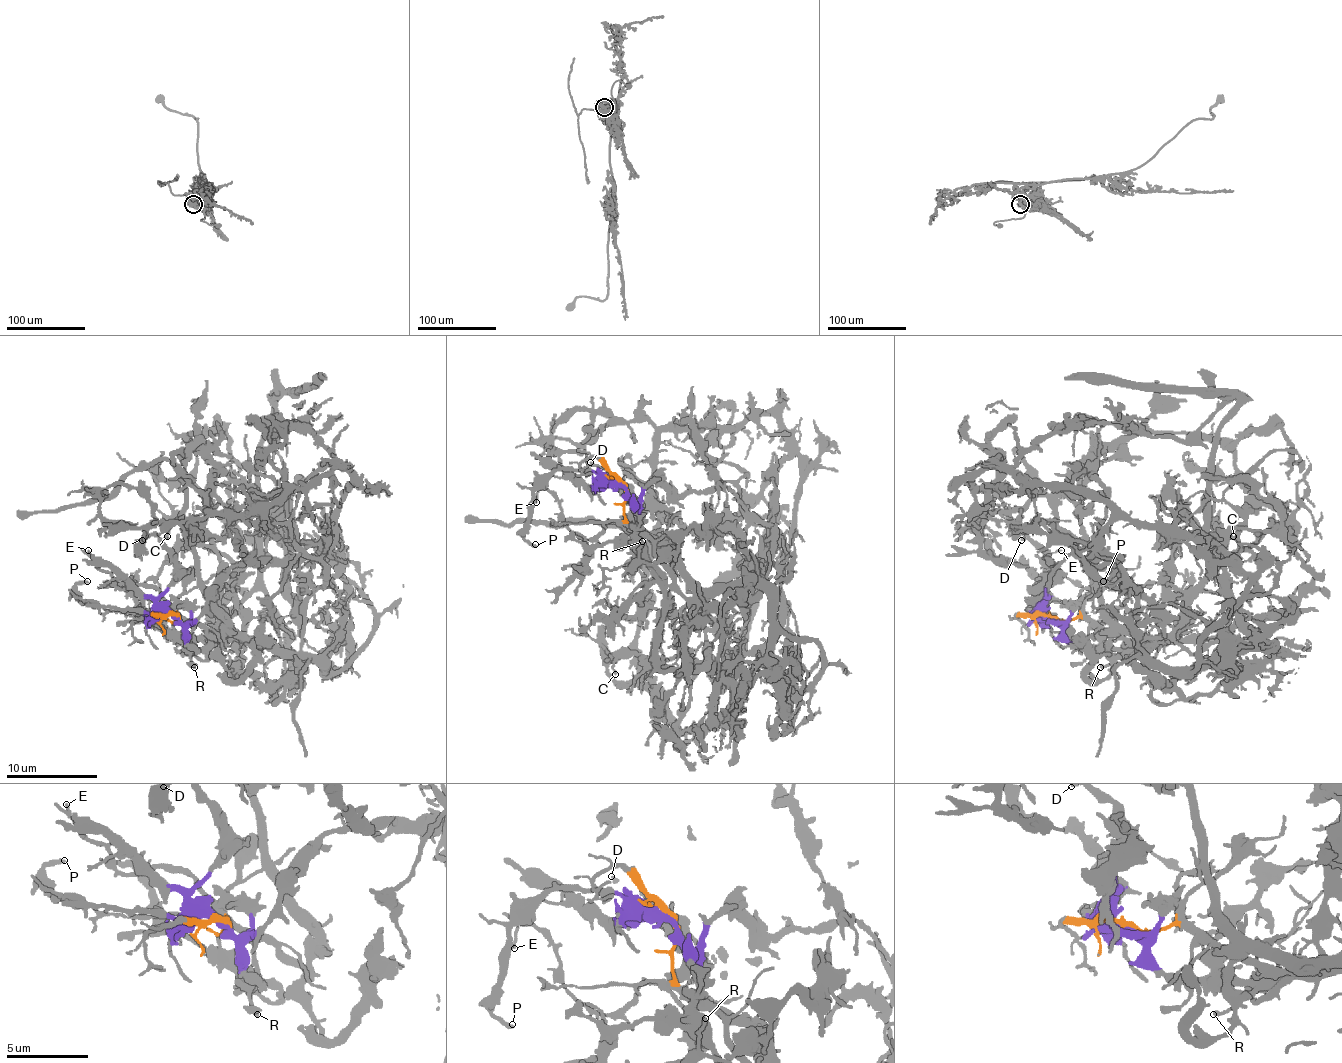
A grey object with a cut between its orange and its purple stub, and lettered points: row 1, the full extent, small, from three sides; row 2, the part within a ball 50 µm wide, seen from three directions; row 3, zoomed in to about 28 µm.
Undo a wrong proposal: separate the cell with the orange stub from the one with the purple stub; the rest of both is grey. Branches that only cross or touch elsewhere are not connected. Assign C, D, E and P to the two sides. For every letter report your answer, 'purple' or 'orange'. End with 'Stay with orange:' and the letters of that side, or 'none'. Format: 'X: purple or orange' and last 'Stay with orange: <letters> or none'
C: orange
D: purple
E: orange
P: purple
Stay with orange: C, E

